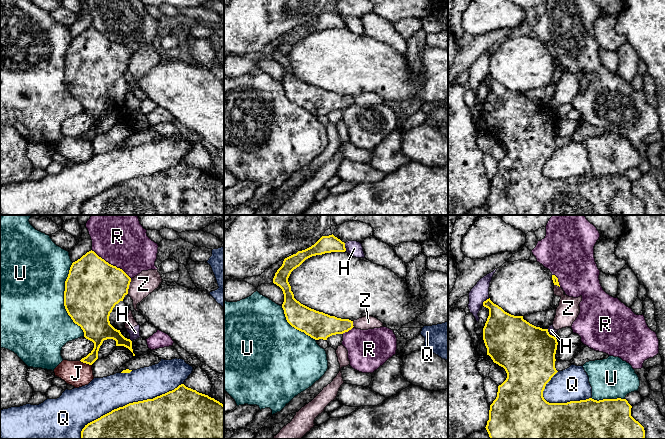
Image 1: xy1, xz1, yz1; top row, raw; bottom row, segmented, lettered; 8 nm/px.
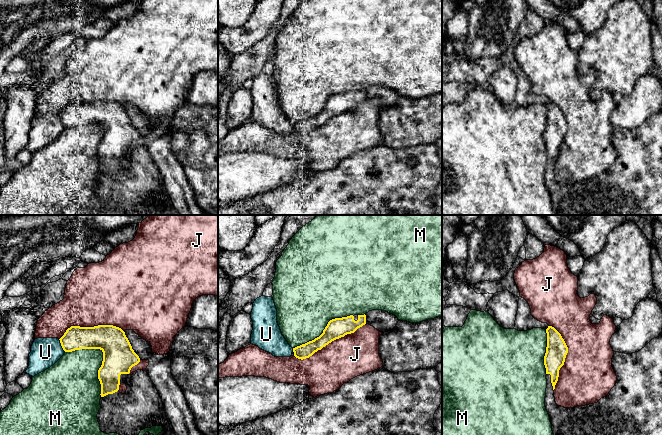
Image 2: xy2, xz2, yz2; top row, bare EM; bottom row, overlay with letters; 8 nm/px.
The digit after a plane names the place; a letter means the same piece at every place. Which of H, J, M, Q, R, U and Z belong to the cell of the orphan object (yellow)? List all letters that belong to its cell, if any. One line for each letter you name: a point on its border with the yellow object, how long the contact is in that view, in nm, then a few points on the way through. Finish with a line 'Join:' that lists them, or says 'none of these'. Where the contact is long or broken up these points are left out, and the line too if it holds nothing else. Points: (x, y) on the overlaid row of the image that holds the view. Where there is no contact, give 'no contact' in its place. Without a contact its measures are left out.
Join: none of these

